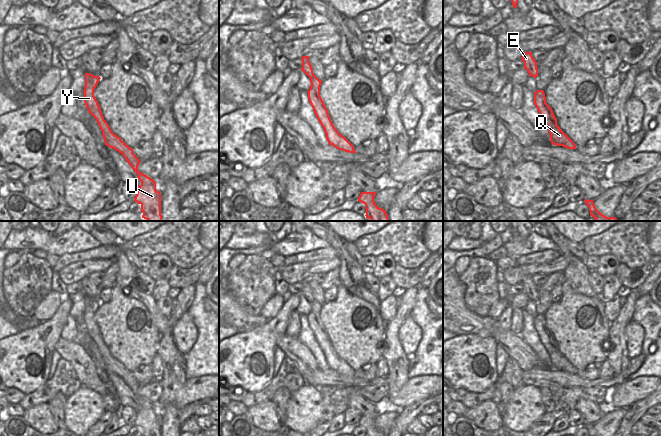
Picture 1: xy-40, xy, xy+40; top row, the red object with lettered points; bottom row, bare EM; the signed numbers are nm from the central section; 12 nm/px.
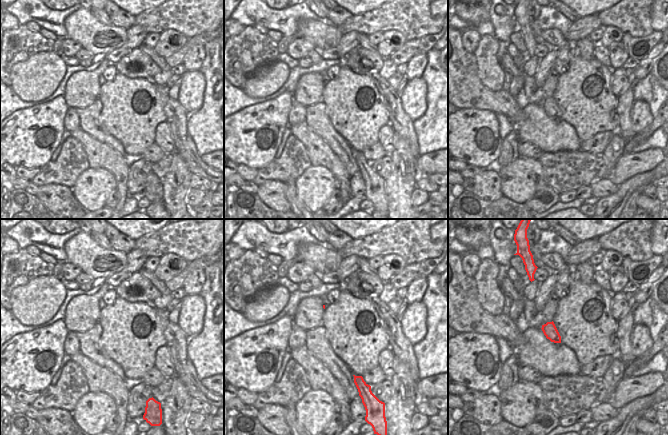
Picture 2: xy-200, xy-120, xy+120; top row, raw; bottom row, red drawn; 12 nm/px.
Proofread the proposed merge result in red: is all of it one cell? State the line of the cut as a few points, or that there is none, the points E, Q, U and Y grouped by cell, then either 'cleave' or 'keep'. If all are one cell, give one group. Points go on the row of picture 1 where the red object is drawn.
no cut; E Q U Y; keep

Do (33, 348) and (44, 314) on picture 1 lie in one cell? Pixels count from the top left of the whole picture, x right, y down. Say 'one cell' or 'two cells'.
two cells

